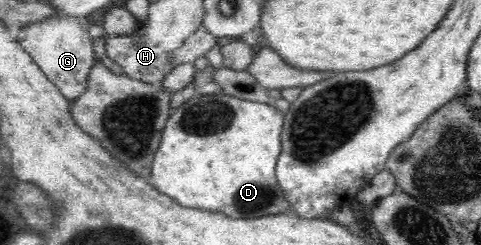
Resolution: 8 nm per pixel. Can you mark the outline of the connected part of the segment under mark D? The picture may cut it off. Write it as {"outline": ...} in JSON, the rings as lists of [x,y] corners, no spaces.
{"outline":[[[224,92],[193,96],[172,109],[154,156],[149,183],[185,208],[219,211],[236,219],[285,213],[290,204],[275,180],[283,123],[284,115],[275,109],[273,103],[251,102]]]}

